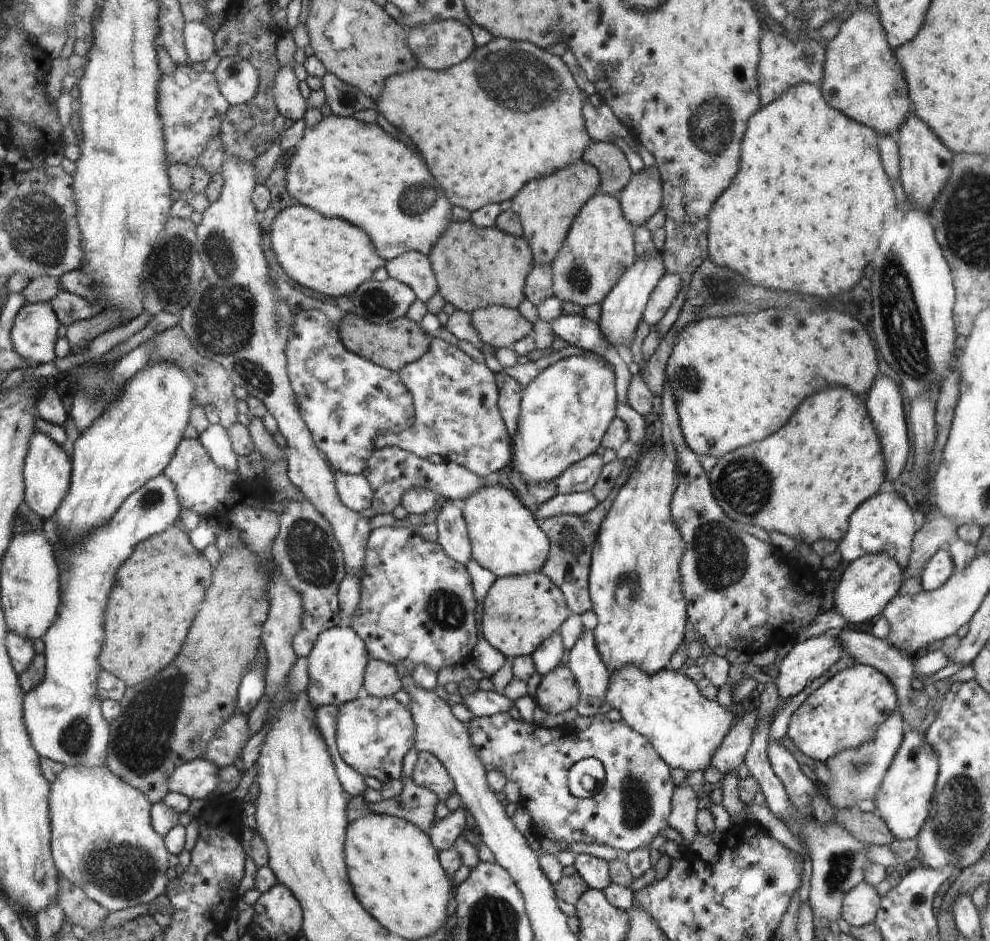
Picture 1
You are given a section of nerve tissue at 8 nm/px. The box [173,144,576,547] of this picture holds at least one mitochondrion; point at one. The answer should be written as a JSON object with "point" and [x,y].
{"point":[224,319]}

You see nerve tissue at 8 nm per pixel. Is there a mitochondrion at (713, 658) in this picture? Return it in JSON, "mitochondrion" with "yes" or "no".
{"mitochondrion":"no"}

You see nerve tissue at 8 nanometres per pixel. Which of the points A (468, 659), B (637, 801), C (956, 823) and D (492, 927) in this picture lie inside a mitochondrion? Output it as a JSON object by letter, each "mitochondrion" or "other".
{"A":"other","B":"mitochondrion","C":"mitochondrion","D":"mitochondrion"}

